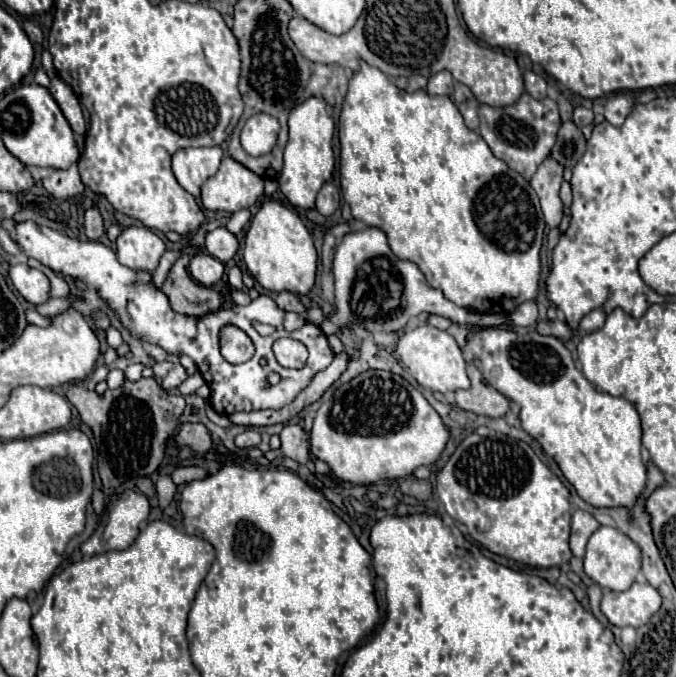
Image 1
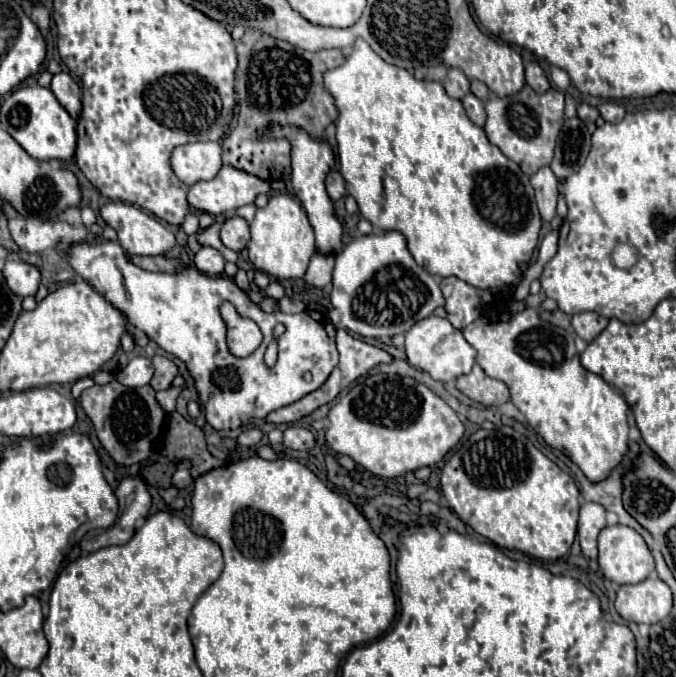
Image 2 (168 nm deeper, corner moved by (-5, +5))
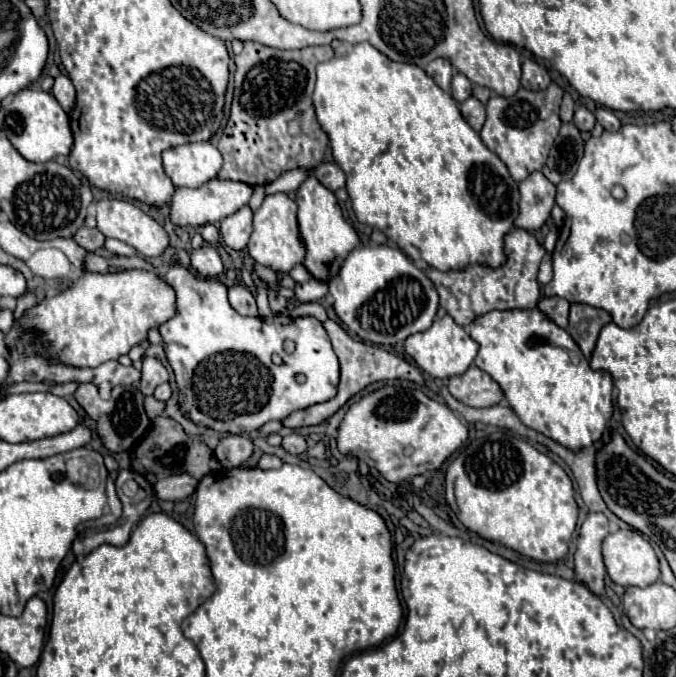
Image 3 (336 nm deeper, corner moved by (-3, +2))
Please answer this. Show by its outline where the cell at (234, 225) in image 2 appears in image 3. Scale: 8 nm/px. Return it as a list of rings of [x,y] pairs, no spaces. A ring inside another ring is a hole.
[[[245,205],[237,213],[225,217],[219,227],[223,243],[235,251],[245,249],[249,235],[251,235],[251,221],[253,221],[253,211],[249,209],[249,205]]]

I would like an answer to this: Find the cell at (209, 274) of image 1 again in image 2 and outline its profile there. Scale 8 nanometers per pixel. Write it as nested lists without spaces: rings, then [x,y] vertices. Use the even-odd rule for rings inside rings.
[[[203,246],[195,254],[195,266],[197,266],[197,270],[201,270],[207,276],[221,276],[223,266],[225,266],[225,258],[223,258],[223,254],[219,250]]]

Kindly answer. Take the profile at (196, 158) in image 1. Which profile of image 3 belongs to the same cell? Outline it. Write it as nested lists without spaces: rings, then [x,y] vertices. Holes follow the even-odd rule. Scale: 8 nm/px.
[[[209,141],[171,147],[165,149],[161,157],[165,173],[175,187],[201,187],[211,181],[223,165],[221,153]]]

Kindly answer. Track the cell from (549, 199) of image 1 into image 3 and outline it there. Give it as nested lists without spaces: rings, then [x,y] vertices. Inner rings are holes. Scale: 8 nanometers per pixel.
[[[535,171],[519,183],[519,195],[521,199],[515,227],[527,231],[539,229],[547,221],[551,207],[555,205],[555,185],[541,171]]]

